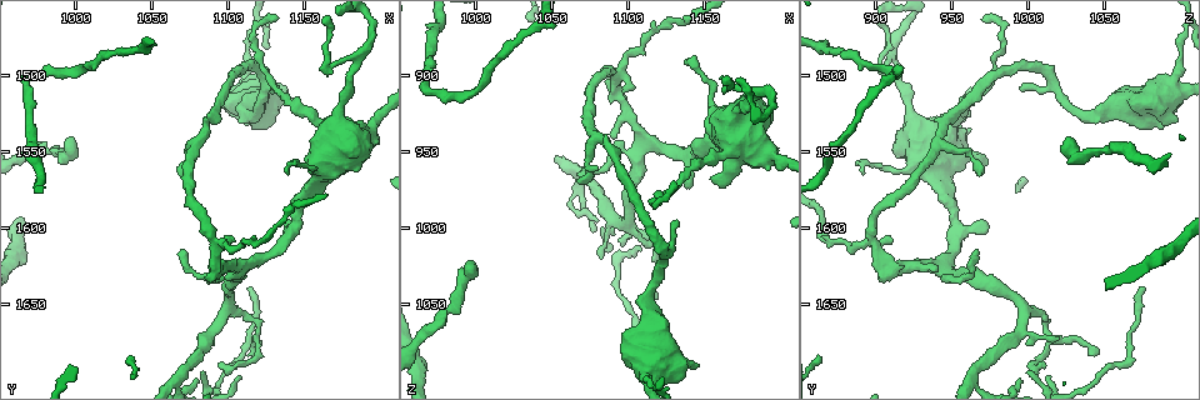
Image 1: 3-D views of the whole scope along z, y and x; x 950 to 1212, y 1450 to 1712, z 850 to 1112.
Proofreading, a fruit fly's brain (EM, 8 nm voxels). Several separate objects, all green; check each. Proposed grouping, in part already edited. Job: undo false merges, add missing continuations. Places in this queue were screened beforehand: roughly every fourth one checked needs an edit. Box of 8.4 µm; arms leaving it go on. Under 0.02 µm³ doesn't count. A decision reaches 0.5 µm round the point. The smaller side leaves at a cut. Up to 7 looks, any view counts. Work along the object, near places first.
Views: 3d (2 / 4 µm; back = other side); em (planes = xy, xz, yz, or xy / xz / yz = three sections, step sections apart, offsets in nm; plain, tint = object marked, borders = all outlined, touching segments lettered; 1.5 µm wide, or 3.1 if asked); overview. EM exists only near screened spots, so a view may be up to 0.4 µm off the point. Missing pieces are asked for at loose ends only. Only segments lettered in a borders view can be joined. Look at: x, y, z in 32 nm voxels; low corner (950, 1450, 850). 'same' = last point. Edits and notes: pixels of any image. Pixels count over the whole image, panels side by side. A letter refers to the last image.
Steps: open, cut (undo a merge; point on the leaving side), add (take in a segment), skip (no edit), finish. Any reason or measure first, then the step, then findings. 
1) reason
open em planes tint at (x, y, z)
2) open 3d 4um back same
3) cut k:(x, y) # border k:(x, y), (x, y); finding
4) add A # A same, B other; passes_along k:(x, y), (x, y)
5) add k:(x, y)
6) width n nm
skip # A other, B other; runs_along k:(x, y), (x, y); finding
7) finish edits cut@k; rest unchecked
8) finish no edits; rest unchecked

abrupt turn
open em planes tint at (1122, 1662, 1012)

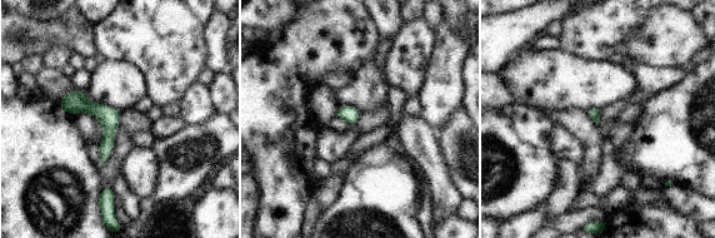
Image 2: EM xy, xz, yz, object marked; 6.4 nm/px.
open em planes borders same

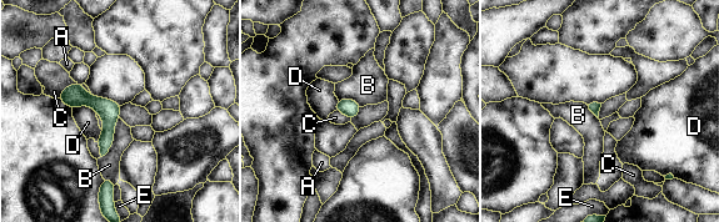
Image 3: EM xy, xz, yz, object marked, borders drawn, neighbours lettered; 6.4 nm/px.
skip # A other, B other, C other, D other, E other; border 3:(119, 117), (113, 146), (101, 157); one neuron here

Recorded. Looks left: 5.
open 3d 2um back at (1068, 1616, 966)

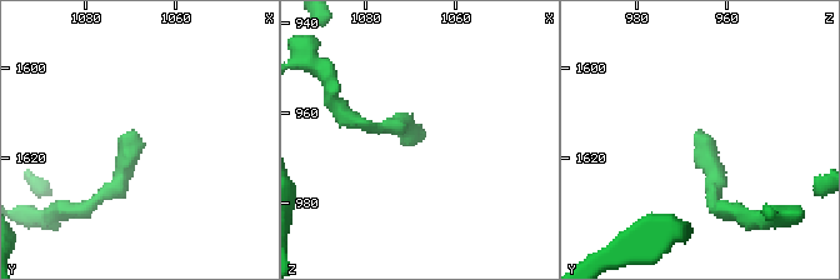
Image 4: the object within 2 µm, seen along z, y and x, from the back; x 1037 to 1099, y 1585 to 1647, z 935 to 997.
open em planes borders at (1069, 1616, 968)

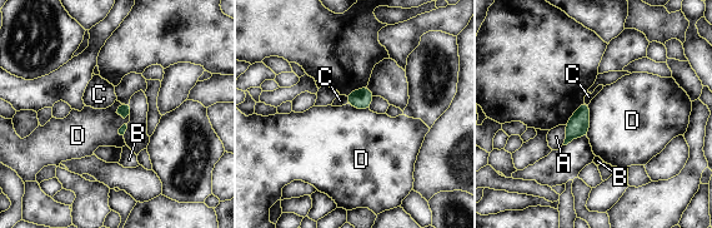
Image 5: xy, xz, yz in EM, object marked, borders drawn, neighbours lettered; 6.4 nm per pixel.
skip # A other, B other, C other, D other; border 5:(590, 103), (590, 132), (587, 137); no lettered segment goes on from it

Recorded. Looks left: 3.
thick end
open em planes tint at (1154, 1554, 968)

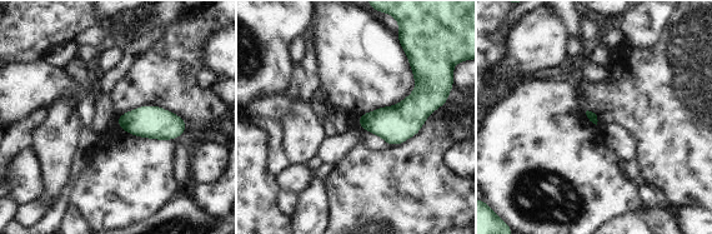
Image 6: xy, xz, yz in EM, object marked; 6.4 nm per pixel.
see the neighbours
open em planes borders same

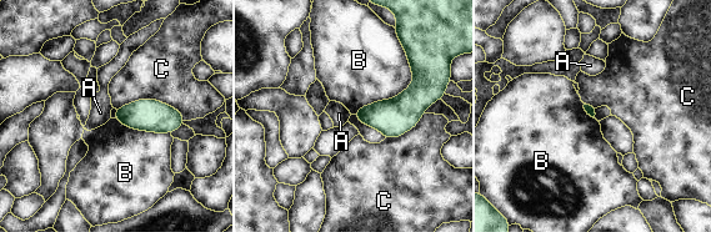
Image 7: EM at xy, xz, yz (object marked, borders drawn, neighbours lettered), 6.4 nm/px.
longest_contact B 550 nm
skip # A other, B other, C other; border 7:(399, 39), (412, 81), (353, 114); no lettered segment goes on from it

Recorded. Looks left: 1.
finish no edits; rest unchecked

